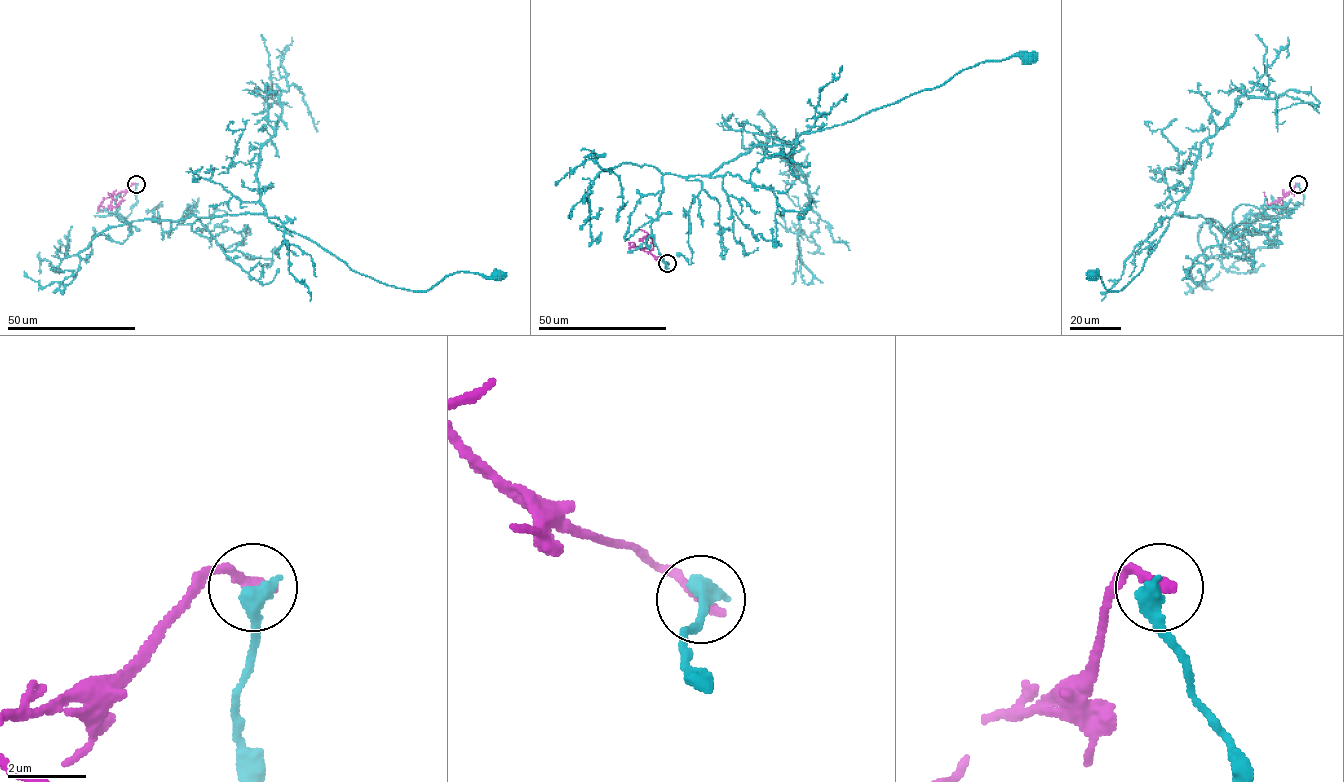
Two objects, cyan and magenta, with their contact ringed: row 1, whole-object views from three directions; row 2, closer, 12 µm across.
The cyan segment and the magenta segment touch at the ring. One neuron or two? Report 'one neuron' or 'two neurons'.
two neurons

